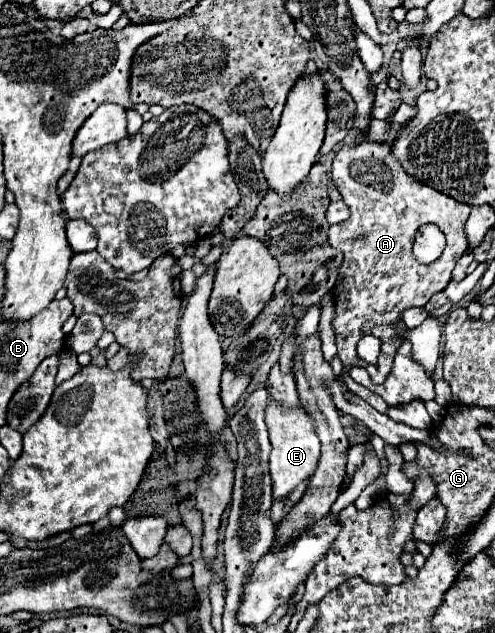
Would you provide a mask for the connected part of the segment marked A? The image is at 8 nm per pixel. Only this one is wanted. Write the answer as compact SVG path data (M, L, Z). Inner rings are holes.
M361 142L361 144L345 144L333 158L331 180L335 188L341 192L343 202L349 206L349 220L335 224L329 228L329 244L343 252L343 264L339 268L339 278L333 288L335 296L335 338L337 338L337 354L343 362L343 378L347 388L371 404L377 412L385 414L387 404L381 396L371 390L357 386L349 378L351 366L367 368L373 384L383 384L397 346L401 342L395 340L397 334L393 324L401 318L405 308L425 306L433 294L441 292L451 280L451 270L457 260L467 252L469 242L465 234L465 222L469 218L471 206L461 204L417 180L401 170L401 164L393 160L387 144ZM421 224L435 224L447 236L447 246L443 254L431 262L421 264L415 260L411 246L415 240L415 232ZM373 334L381 340L381 354L377 364L367 364L355 352L357 342L365 336Z

